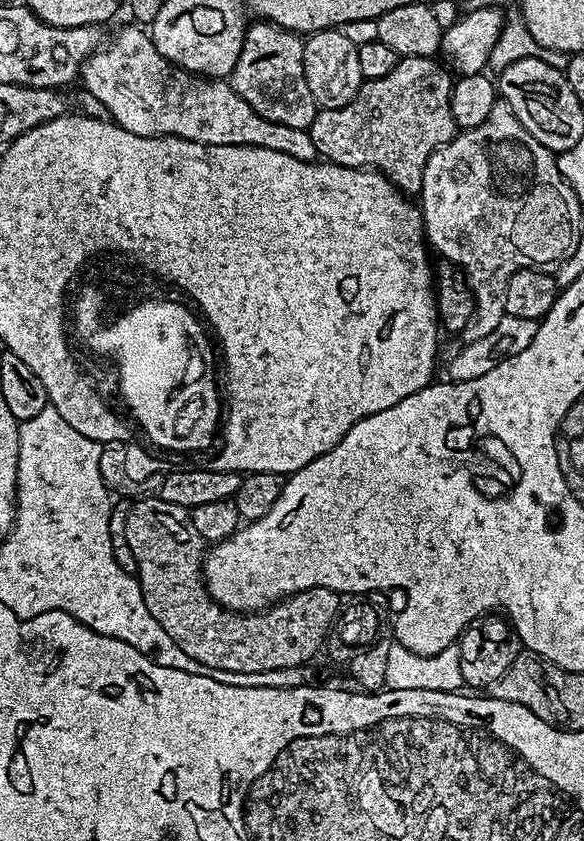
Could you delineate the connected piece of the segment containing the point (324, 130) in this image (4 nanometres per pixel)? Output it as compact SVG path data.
M401 56L390 74L382 78L365 80L358 94L341 108L320 108L308 133L316 147L317 157L330 164L341 164L347 168L370 168L383 172L388 181L405 194L419 193L422 174L430 154L457 134L454 114L450 114L450 94L454 76L439 59L430 56Z

